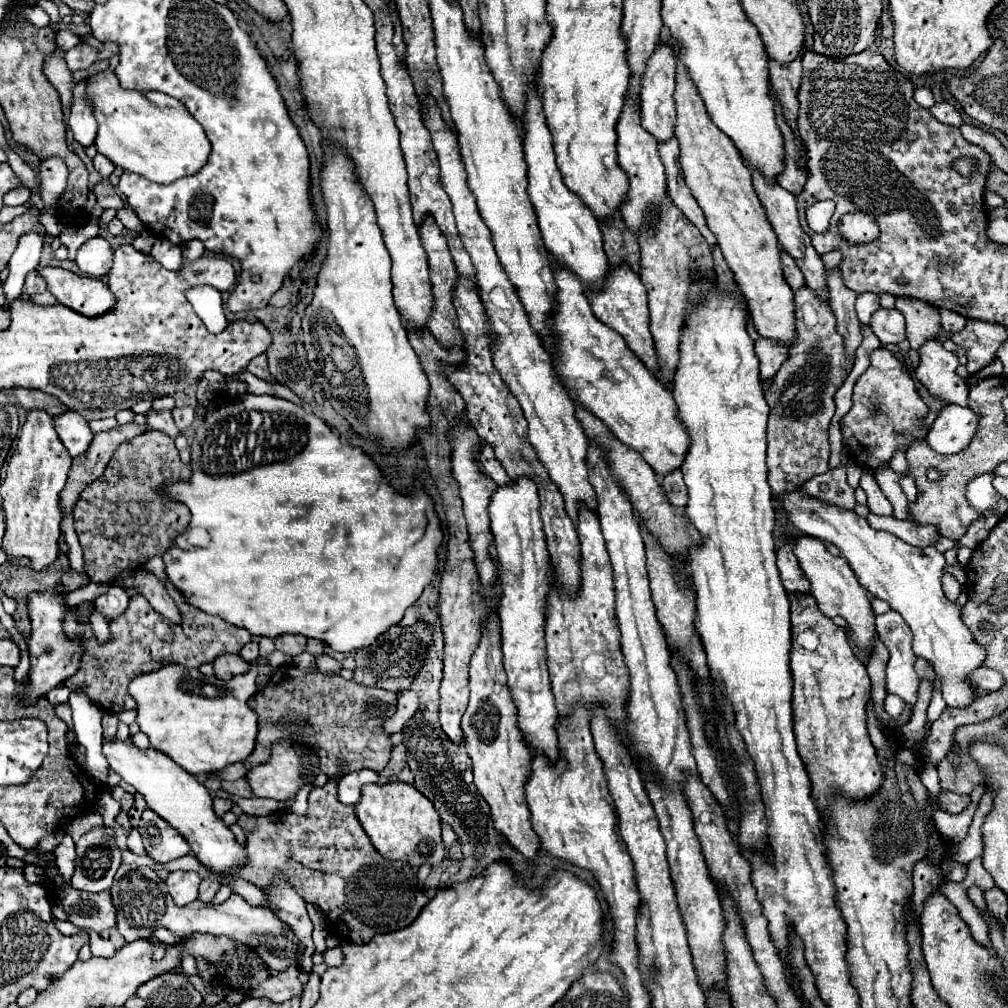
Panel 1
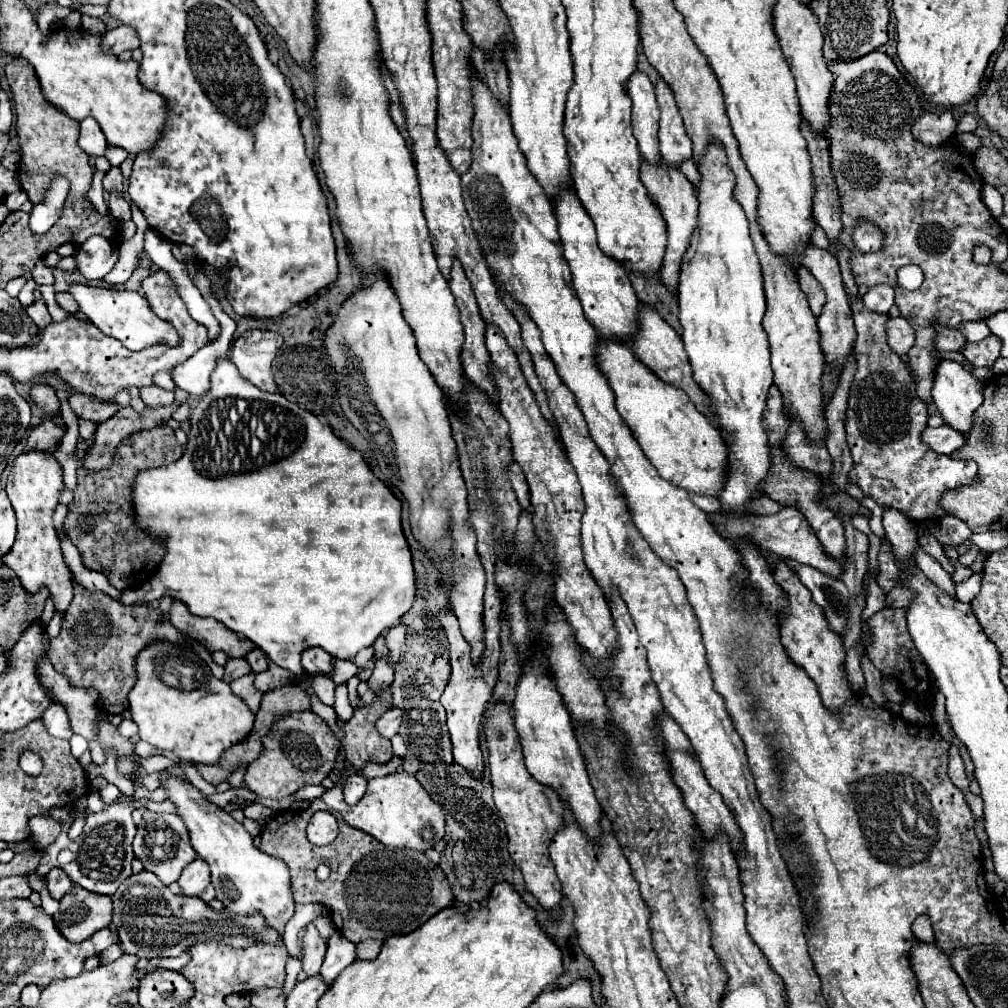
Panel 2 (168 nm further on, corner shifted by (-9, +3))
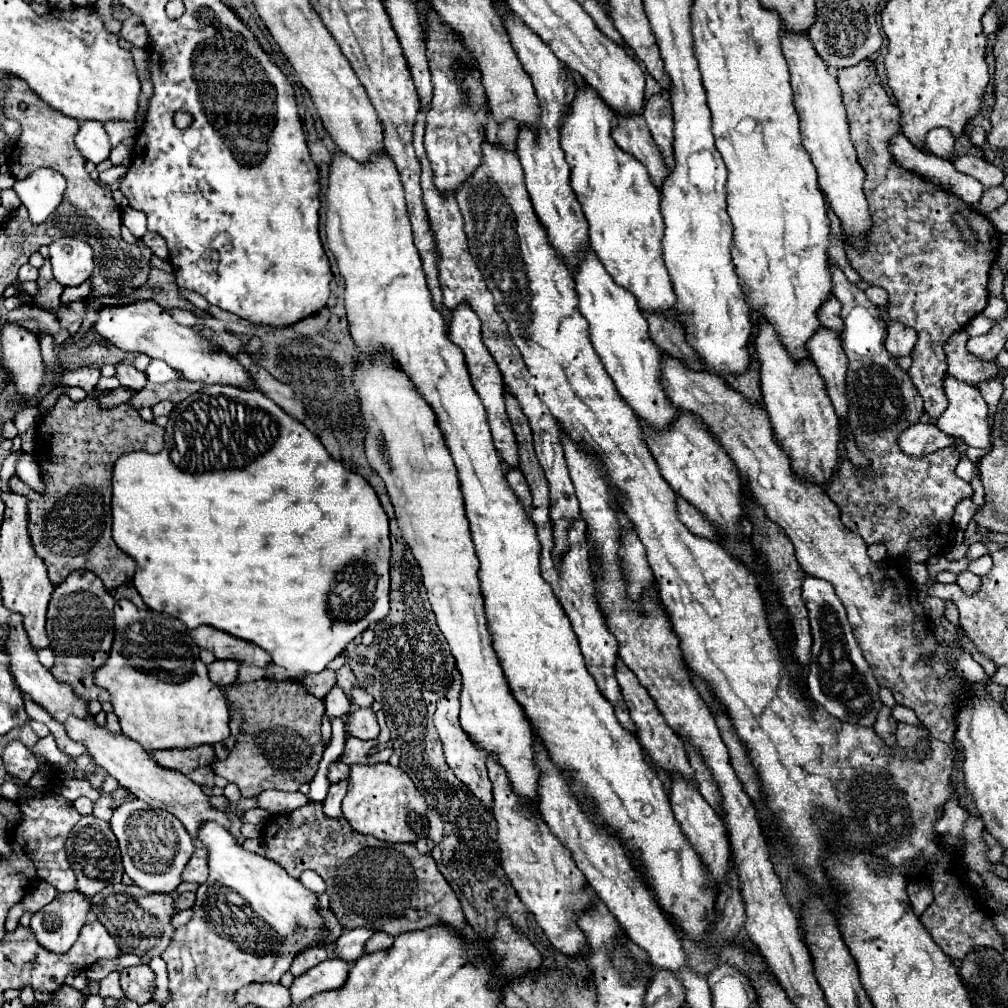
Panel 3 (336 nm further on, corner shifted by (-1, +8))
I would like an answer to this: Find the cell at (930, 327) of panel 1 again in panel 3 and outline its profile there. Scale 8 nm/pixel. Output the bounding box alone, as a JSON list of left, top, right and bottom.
[944,330,1000,386]

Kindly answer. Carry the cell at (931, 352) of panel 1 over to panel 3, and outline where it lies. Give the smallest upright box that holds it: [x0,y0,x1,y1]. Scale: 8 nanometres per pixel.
[936,374,990,448]

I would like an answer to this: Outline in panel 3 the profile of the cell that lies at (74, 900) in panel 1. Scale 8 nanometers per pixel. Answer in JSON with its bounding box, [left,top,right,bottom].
[30,890,90,954]

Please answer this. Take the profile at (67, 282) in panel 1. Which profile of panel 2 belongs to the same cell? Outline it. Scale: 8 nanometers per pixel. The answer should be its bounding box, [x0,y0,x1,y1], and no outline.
[70,285,180,351]

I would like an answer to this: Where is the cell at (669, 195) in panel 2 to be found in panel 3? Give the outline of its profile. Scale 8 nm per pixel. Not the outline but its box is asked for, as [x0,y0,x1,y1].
[612,116,670,190]

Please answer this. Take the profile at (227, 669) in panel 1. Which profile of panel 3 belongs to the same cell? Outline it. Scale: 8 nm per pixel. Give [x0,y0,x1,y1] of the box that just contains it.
[208,660,238,688]

